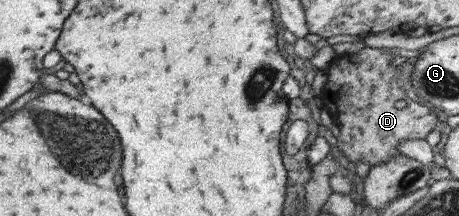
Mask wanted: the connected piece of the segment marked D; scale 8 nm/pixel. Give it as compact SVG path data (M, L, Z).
M360 45L358 52L355 52L355 54L335 55L326 68L327 82L325 82L325 85L319 93L319 100L322 105L327 106L327 111L331 114L331 118L335 118L335 122L339 122L339 136L336 137L337 144L335 148L341 151L341 155L350 159L351 162L356 163L361 159L363 162L368 162L370 167L375 166L375 164L383 164L383 162L387 162L387 160L391 160L391 158L400 154L397 150L400 140L424 139L425 136L435 128L435 124L437 124L437 114L433 109L408 99L407 96L403 94L403 90L399 89L397 80L399 80L401 72L399 72L397 66L391 65L391 58L390 52L387 52L387 50L383 48L365 48Z

